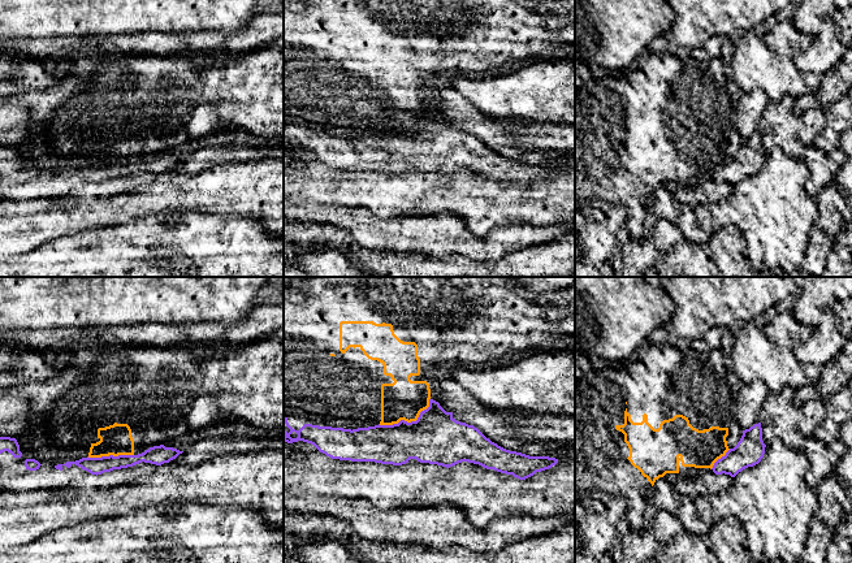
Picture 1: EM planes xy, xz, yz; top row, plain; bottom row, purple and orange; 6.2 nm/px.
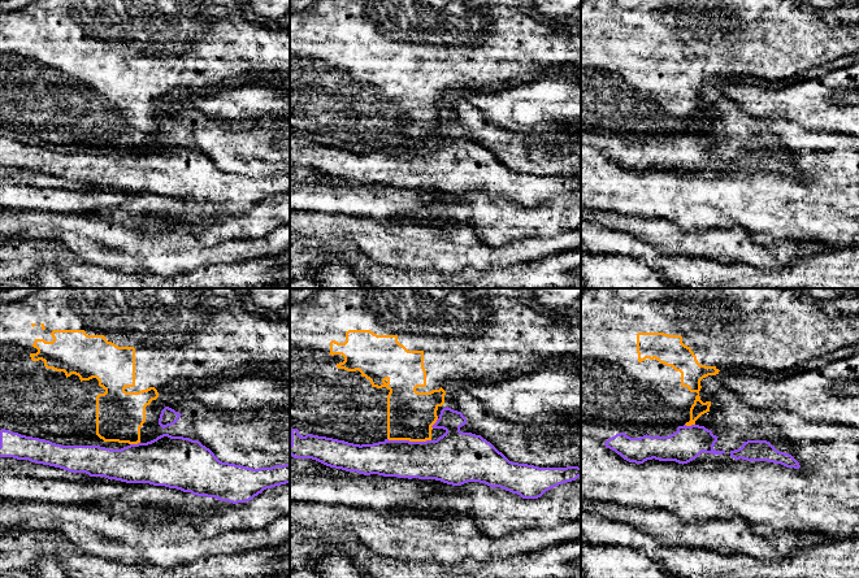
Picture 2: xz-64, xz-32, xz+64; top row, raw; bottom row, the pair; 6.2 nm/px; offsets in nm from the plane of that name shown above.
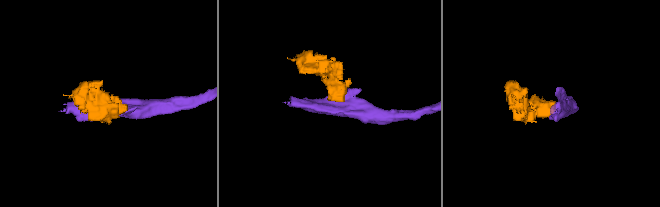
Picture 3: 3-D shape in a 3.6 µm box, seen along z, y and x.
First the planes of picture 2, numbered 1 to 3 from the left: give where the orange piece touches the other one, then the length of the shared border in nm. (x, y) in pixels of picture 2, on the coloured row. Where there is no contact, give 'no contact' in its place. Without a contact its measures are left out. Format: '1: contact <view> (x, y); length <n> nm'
1: contact xz-64 (134, 444); length 70 nm
2: contact xz-32 (408, 440); length 280 nm
3: contact xz+64 (692, 425); length 60 nm

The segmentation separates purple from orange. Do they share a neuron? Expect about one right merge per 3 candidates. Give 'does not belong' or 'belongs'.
does not belong

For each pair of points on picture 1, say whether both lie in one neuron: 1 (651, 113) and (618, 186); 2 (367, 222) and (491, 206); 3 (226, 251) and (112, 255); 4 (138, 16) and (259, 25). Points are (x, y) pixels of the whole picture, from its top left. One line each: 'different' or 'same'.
1: same
2: different
3: same
4: different

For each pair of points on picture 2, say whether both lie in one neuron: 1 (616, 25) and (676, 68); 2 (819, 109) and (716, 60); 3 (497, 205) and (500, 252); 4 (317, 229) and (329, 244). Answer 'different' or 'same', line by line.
1: same
2: different
3: different
4: different

